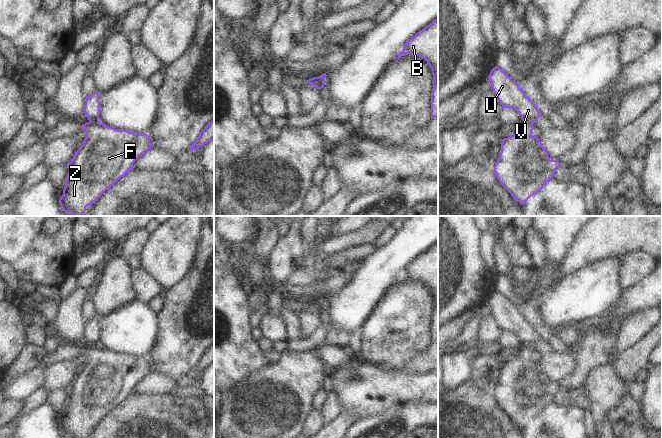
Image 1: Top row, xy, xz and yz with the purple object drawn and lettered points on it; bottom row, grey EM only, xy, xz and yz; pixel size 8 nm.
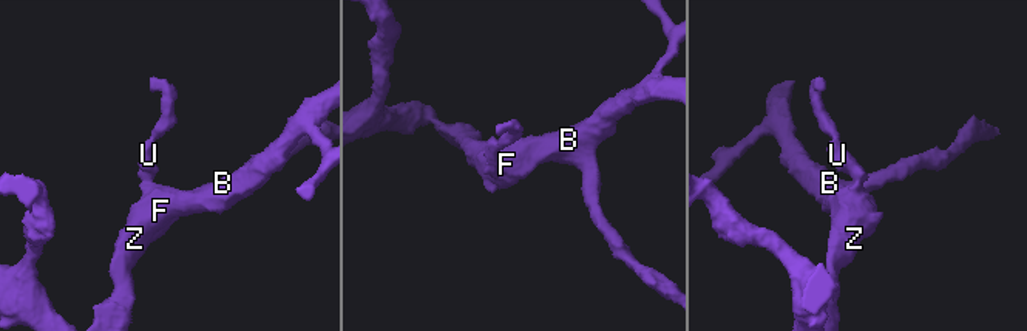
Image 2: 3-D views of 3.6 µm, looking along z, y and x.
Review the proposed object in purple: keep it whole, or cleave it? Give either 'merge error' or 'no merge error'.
merge error

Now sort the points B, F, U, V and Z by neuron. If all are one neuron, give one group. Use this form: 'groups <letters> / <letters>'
groups B F Z / U V

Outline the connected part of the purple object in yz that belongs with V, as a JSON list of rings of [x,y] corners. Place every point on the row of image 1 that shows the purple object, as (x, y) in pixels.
[[[495,66],[488,78],[502,107],[515,109],[523,122],[533,123],[542,115],[535,103],[501,68]]]

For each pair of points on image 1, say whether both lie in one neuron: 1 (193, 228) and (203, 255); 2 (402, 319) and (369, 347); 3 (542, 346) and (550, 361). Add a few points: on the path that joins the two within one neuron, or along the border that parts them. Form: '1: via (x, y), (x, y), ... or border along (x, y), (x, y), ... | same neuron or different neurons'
1: border along (202, 226), (195, 258), (191, 264) | different neurons
2: via (394, 327), (377, 342) | same neuron
3: border along (552, 350), (543, 352) | different neurons

